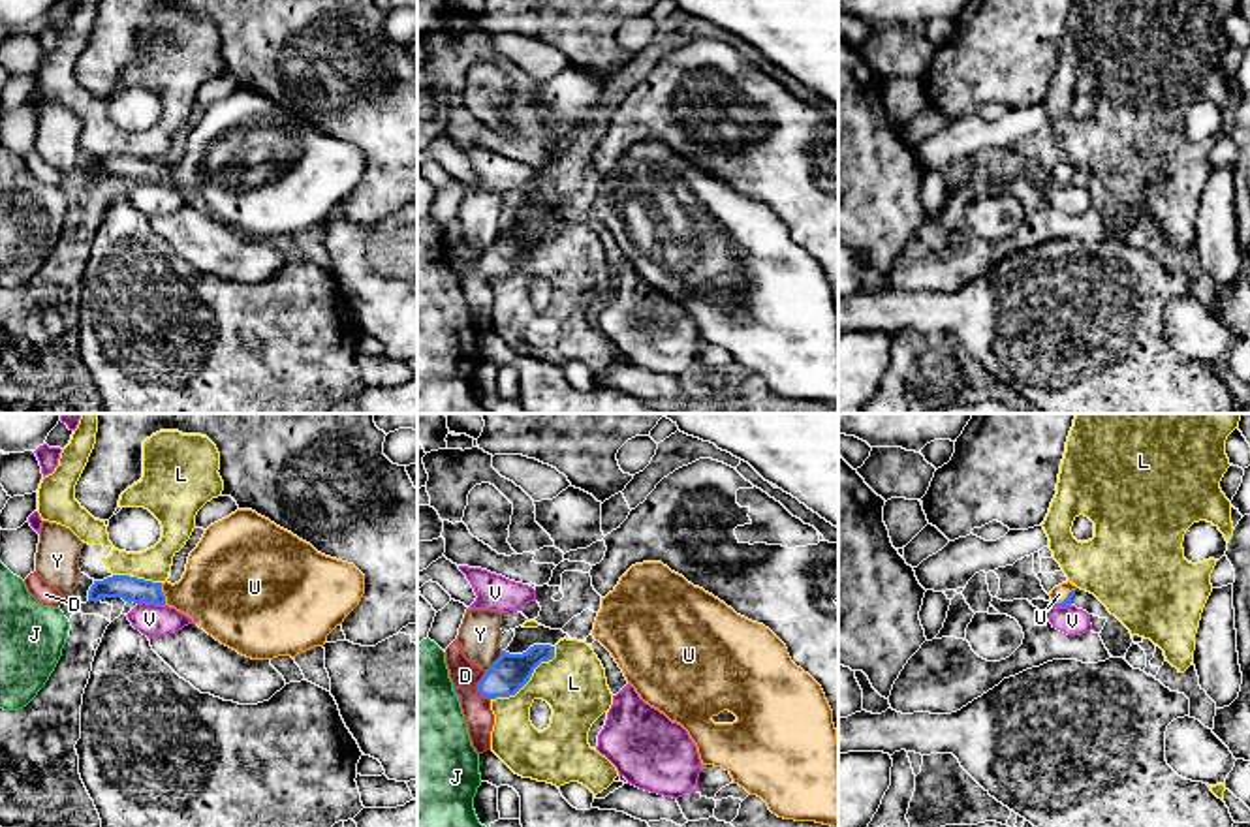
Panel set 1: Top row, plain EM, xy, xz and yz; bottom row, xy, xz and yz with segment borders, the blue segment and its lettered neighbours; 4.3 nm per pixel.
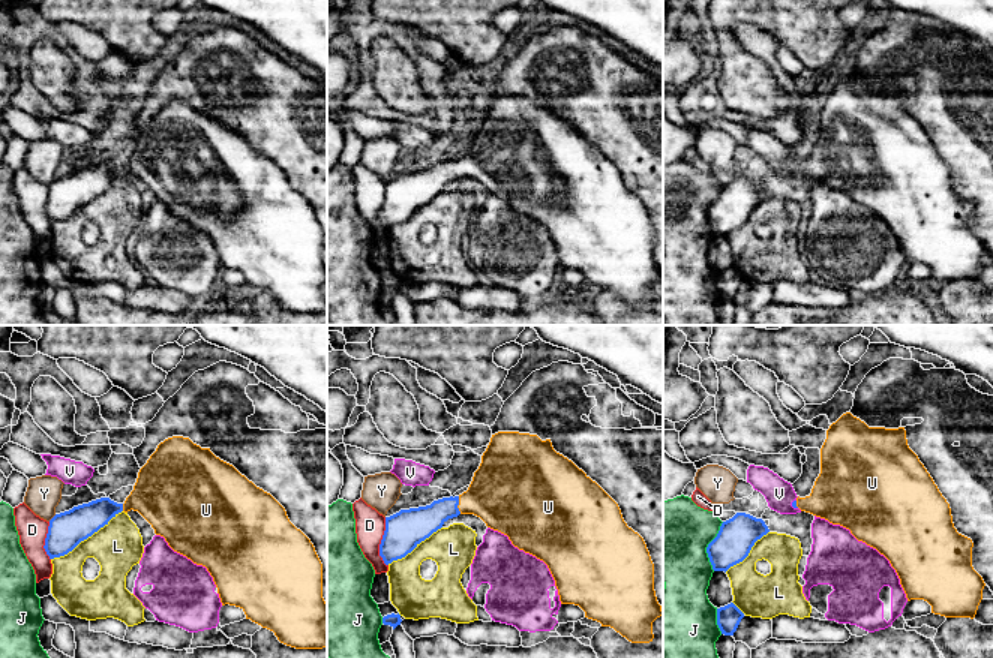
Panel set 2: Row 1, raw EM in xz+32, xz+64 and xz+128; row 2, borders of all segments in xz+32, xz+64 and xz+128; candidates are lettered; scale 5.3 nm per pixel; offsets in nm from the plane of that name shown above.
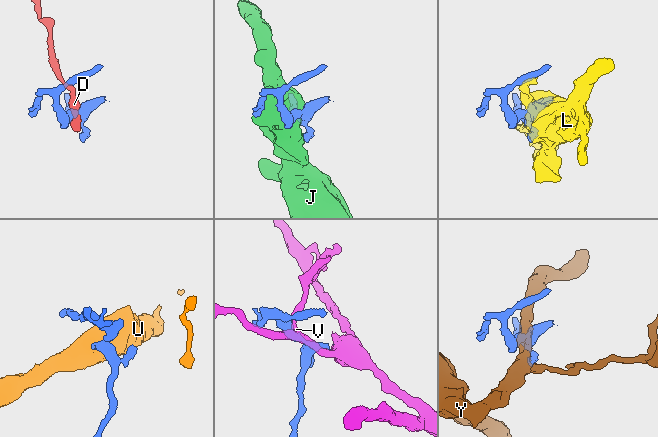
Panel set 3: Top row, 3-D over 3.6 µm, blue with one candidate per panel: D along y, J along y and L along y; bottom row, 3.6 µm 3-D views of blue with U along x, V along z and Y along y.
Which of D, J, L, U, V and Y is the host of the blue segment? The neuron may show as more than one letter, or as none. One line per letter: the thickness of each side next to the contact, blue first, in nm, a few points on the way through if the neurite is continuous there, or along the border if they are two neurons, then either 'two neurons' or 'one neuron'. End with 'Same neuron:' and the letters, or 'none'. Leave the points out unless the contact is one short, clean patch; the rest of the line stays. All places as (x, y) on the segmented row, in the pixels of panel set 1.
D: 160/120 nm | along xz (485, 671), (478, 690), (489, 700) | two neurons
J: 20/440 nm | two neurons
L: 160/280 nm | two neurons
U: 110/360 nm | across xy (130, 589), (162, 594), (220, 591) | one neuron
V: 110/140 nm | along xy (138, 602), (164, 606) | two neurons
Y: 160/180 nm | along xz (502, 651), (485, 671) | two neurons
Same neuron: U

